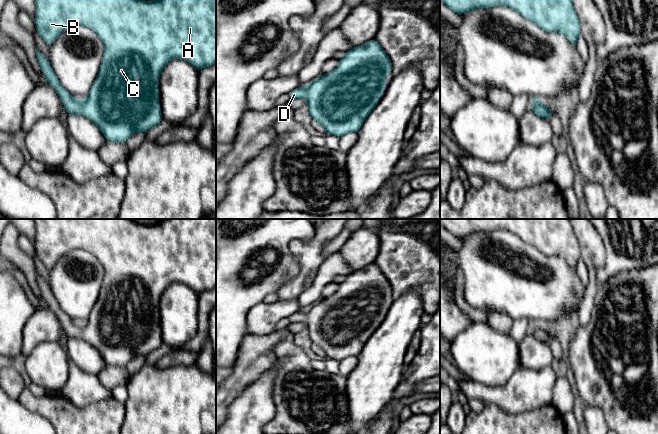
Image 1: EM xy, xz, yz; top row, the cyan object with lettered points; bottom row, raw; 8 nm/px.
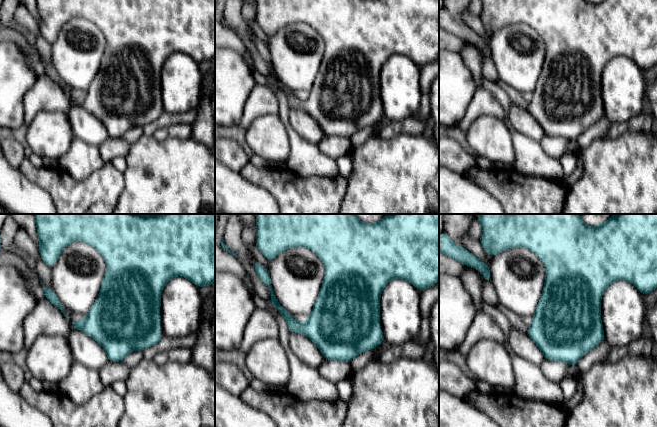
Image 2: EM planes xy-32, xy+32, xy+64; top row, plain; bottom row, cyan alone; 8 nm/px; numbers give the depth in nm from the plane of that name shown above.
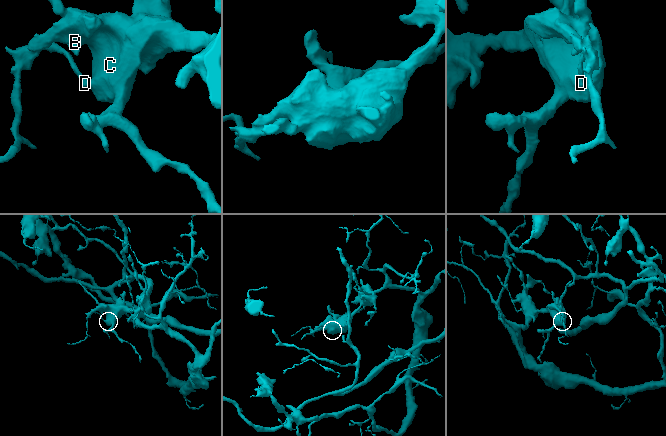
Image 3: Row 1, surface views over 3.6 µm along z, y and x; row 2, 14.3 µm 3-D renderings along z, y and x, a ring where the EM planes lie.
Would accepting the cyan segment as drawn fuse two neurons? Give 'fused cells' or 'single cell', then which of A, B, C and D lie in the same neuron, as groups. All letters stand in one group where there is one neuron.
fused cells; groups A B C / D

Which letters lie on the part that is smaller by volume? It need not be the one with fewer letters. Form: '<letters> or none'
D

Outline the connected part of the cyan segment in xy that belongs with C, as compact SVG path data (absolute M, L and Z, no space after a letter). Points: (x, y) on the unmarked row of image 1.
M34 219L36 235L36 257L50 270L57 261L66 253L74 249L82 249L93 254L102 264L105 274L97 302L93 307L89 318L81 323L83 328L82 338L93 346L102 356L107 365L125 367L136 356L147 356L158 349L162 342L159 333L158 307L160 298L165 289L172 283L182 283L192 288L198 294L210 291L216 286L216 219L161 219L156 224L143 225L134 219Z

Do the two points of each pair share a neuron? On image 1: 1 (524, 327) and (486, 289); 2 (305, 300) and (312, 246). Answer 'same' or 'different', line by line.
1: different
2: different

